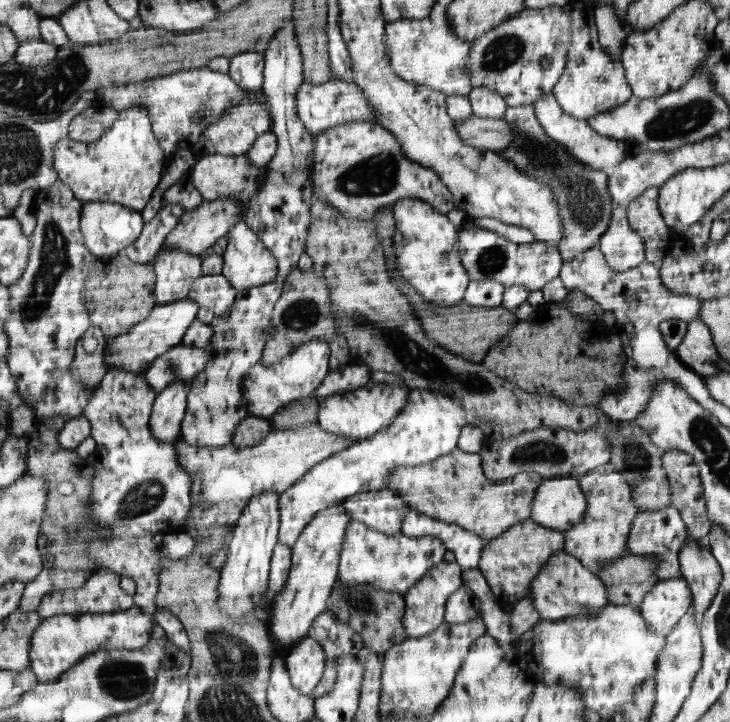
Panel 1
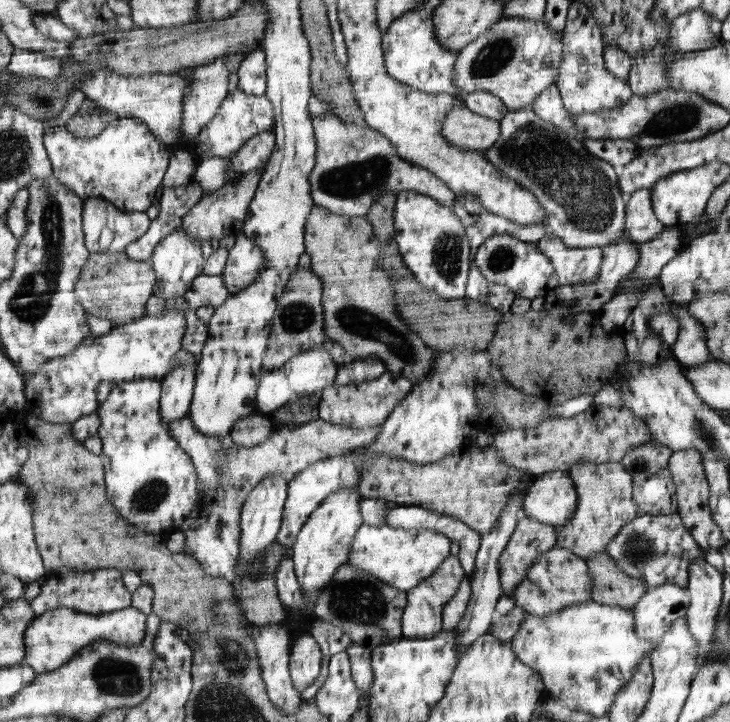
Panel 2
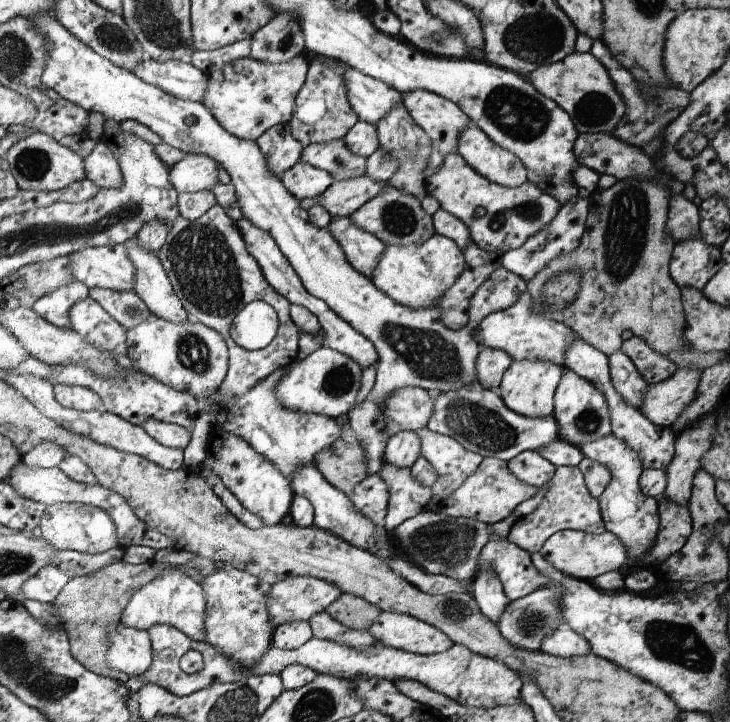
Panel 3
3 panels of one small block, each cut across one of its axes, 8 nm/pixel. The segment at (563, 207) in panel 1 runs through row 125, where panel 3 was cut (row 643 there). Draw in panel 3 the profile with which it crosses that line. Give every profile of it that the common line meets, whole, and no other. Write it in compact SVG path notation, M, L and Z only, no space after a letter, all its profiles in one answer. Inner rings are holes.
M536 589L534 592L523 596L521 599L512 601L500 615L498 632L502 638L517 649L529 652L539 651L544 635L548 635L557 628L565 627L559 613L560 591L554 589Z

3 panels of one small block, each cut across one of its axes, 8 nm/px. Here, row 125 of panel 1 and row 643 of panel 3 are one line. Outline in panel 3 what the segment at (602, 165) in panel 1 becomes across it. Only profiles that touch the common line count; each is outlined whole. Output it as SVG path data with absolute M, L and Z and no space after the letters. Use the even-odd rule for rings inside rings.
M560 627L543 636L539 651L555 657L575 657L589 654L589 646L579 634Z

